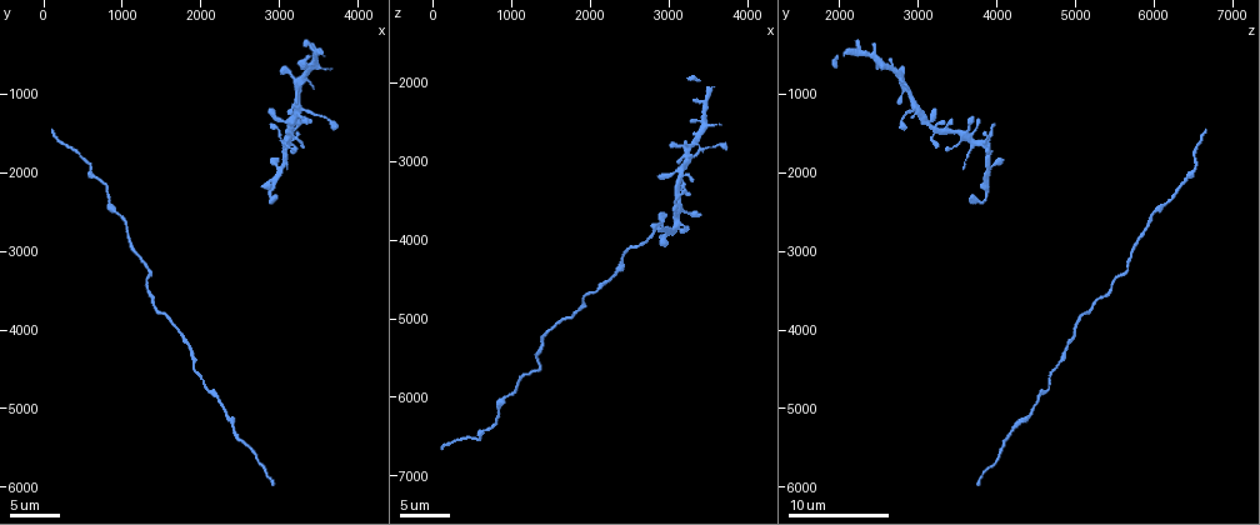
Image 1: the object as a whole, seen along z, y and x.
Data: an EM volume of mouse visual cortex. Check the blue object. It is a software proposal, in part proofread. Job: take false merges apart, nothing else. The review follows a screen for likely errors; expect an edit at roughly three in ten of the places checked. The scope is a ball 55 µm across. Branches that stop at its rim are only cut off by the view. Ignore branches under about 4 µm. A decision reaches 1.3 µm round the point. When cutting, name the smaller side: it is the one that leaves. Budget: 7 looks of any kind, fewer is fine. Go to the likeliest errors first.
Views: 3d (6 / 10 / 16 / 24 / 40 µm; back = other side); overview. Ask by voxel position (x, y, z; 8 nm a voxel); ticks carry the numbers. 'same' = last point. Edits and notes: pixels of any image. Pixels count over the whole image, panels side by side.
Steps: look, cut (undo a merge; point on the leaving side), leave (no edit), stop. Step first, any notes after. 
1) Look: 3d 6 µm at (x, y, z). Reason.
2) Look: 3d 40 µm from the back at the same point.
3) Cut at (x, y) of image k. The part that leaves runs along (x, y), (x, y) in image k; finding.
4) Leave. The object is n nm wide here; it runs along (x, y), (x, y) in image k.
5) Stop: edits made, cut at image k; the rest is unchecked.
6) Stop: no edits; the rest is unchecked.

Look: 3d 6 µm at (3250, 1200, 3000). Looks like a crossing.

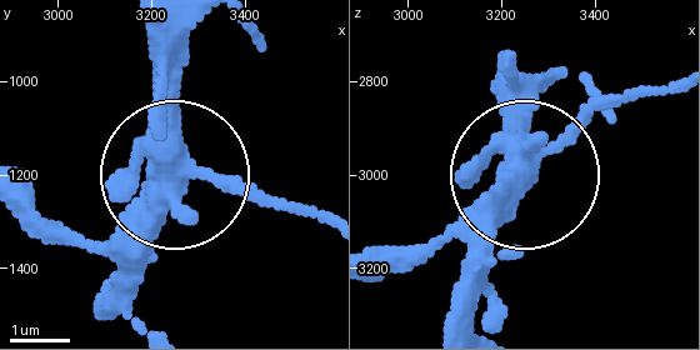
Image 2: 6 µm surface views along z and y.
Leave. The side arm is 5 µm long; one neuron here.

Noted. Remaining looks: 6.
Look: 3d 10 µm at (600, 1900, 6550). Calibre changes.

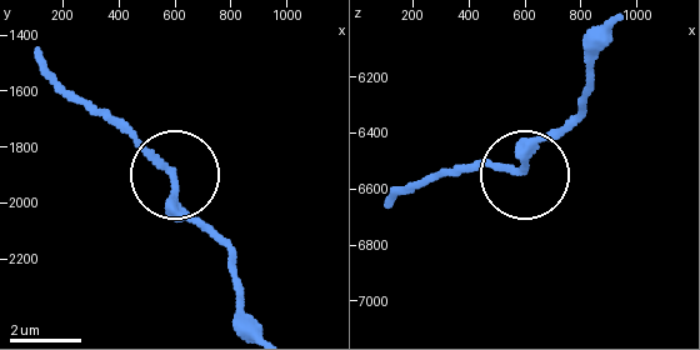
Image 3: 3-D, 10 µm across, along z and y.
Leave. The object is 220 nm wide here; it runs along (610, 38), (568, 118), (520, 169), (464, 163) in image 3; continuous, no second neuron.

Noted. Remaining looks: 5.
Look: 3d 6 µm at (2100, 4750, 4650). Sudden change in width.

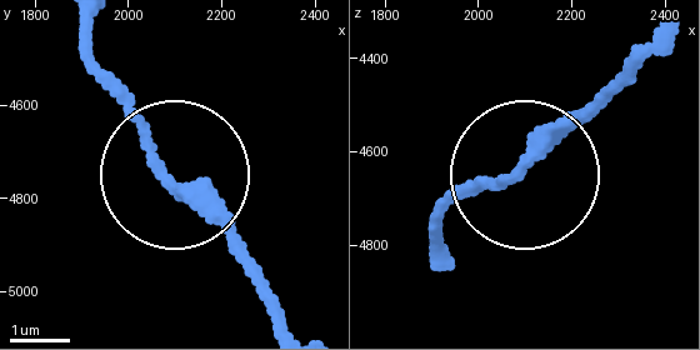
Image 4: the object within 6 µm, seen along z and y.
Leave. One neuron here.

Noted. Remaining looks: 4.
Stop: no edits; the rest is unchecked.

